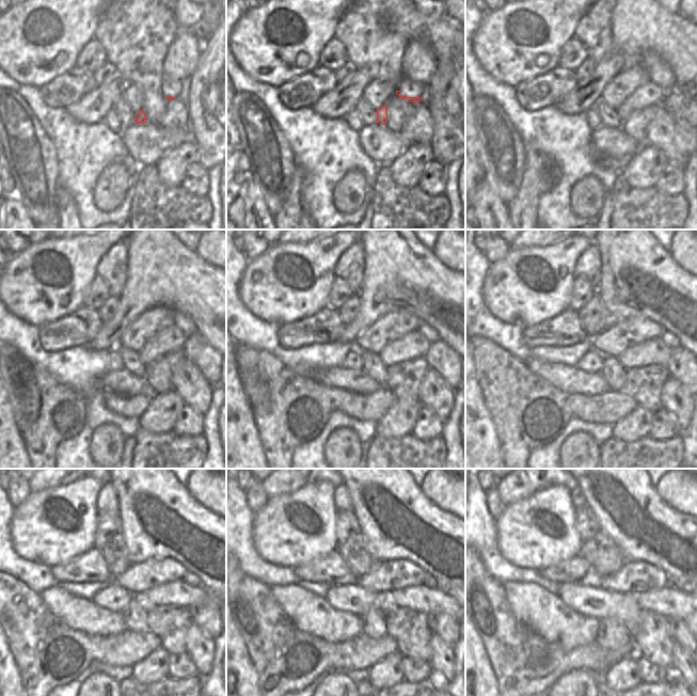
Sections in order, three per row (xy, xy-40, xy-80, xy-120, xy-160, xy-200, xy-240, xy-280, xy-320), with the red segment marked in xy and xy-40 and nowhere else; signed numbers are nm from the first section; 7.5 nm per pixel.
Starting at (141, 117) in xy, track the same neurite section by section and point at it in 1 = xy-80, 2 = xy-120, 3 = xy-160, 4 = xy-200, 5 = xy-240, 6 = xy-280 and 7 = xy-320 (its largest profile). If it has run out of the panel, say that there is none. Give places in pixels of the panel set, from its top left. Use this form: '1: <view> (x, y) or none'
1: xy-80 (634, 103)
2: xy-120 (158, 346)
3: xy-160 (411, 347)
4: xy-200 (653, 351)
5: xy-240 (177, 592)
6: xy-280 (421, 598)
7: xy-320 (669, 602)

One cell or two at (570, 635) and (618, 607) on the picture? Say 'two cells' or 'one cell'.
two cells

